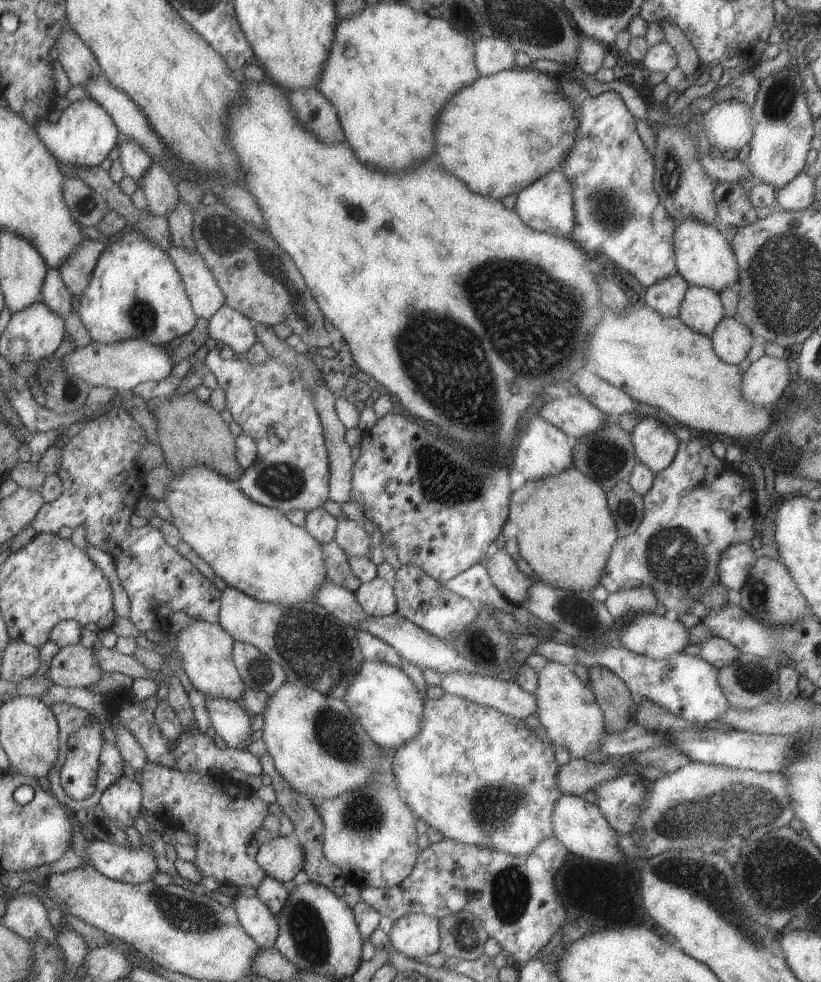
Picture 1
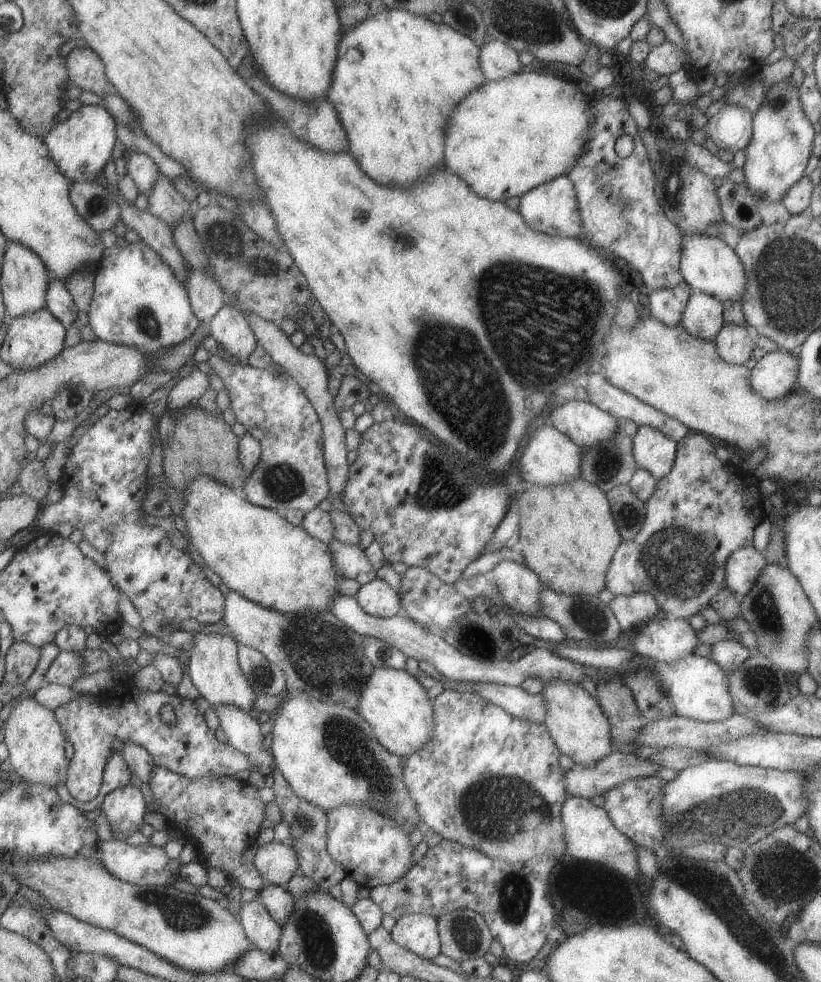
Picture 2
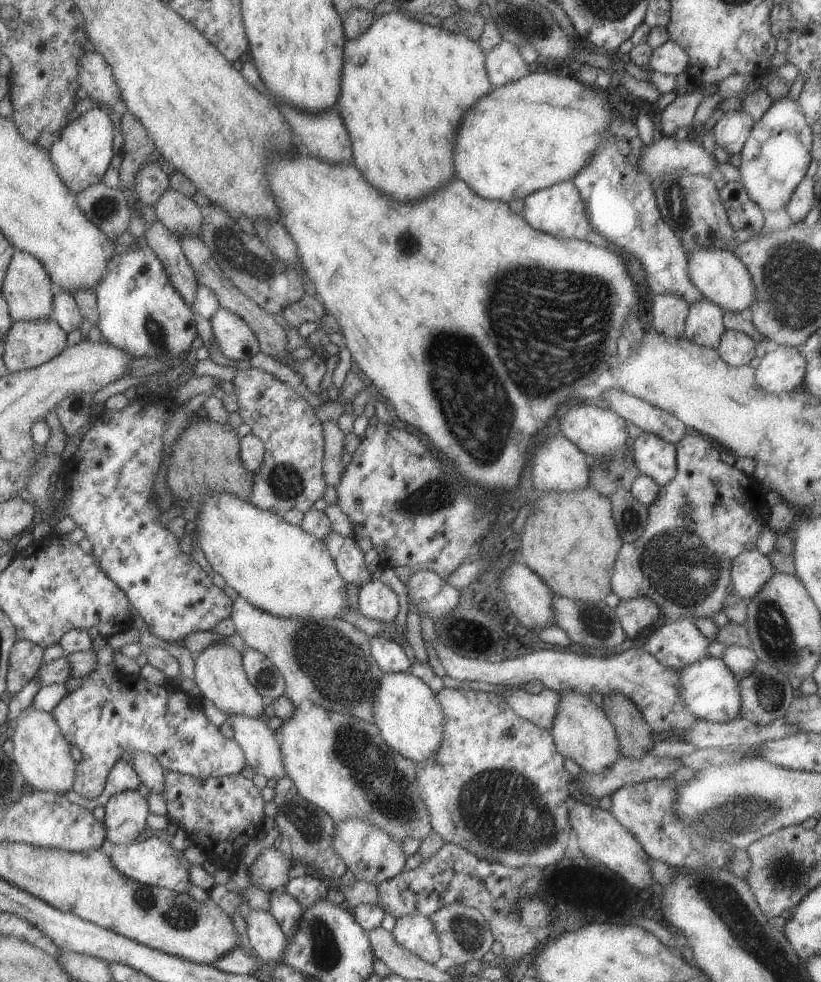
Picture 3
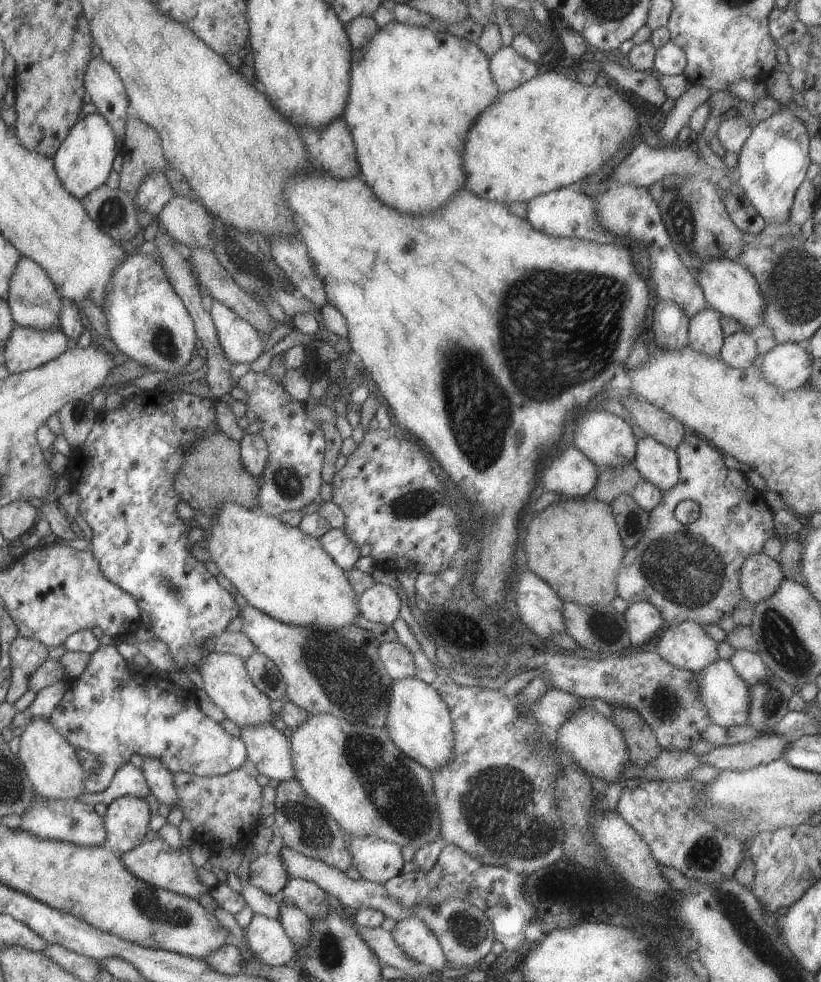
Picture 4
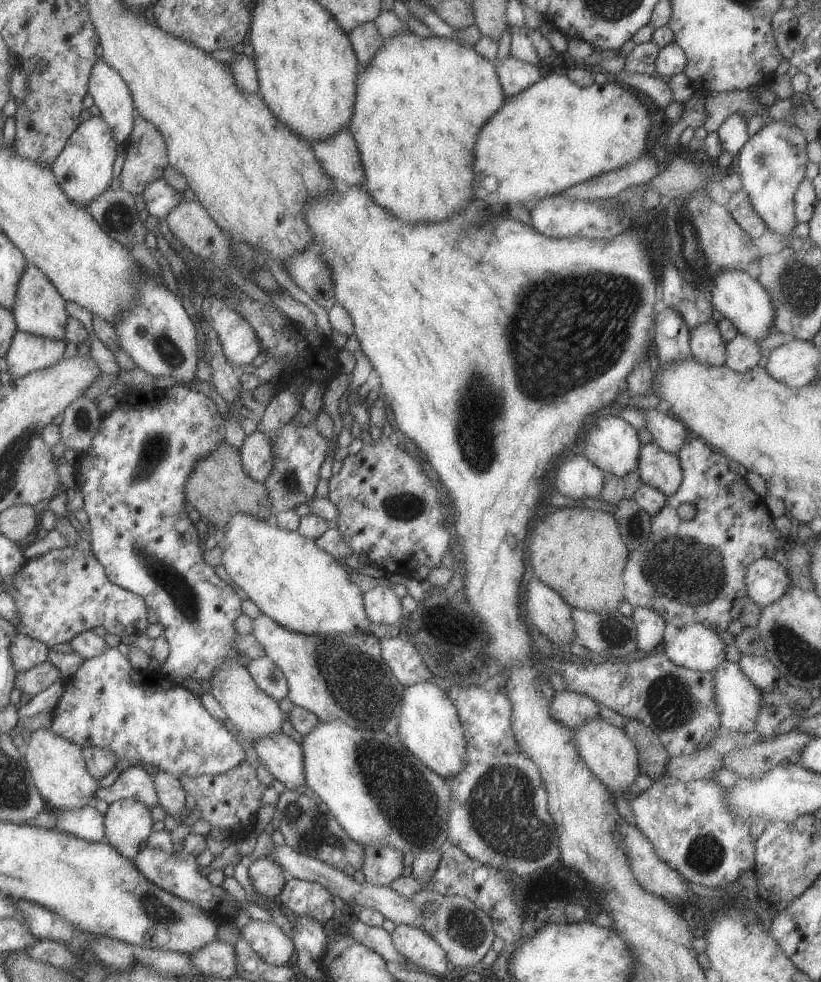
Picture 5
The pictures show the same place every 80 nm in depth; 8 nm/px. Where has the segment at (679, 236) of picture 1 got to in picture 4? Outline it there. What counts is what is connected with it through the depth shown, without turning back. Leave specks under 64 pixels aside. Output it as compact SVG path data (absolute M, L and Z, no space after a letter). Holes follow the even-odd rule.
M713 259L707 261L703 268L695 273L695 278L711 309L716 310L722 316L733 318L735 322L739 322L741 326L750 330L757 324L762 324L766 302L755 277L745 266L730 260Z

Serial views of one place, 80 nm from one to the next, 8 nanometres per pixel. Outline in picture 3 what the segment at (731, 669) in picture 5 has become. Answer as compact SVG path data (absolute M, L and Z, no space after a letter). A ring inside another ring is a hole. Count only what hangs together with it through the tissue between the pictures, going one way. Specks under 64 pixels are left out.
M705 656L677 672L678 689L680 699L684 700L684 709L691 711L696 718L726 723L740 716L738 680L721 659Z

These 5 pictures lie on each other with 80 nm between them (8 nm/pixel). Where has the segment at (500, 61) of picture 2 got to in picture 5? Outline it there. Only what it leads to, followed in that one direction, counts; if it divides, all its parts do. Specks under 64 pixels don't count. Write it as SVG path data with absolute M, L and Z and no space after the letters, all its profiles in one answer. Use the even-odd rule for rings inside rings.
M510 54L503 62L494 60L493 64L505 98L519 94L519 91L543 76L537 65L521 62Z

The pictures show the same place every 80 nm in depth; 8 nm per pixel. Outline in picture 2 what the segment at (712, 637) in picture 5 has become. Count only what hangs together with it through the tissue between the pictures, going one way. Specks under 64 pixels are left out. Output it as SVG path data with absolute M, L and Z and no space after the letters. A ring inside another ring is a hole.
M687 619L645 622L639 626L631 638L635 654L647 657L653 662L671 664L693 655L699 644L696 630Z

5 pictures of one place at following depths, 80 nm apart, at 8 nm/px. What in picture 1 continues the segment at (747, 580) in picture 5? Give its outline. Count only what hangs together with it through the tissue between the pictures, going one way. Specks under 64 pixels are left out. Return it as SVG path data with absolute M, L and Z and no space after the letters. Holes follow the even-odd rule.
M737 543L726 548L718 562L718 579L726 588L739 592L747 580L748 572L756 561L758 552L749 544Z

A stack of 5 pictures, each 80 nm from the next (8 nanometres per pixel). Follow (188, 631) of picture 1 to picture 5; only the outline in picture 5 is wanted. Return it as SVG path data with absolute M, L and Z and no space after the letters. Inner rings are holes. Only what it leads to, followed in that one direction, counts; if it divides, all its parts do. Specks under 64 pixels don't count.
M225 660L213 671L212 679L209 682L213 698L217 700L223 708L226 718L232 721L245 740L253 743L281 730L281 724L286 715L279 709L278 701L267 696L253 682L249 671L243 665Z

